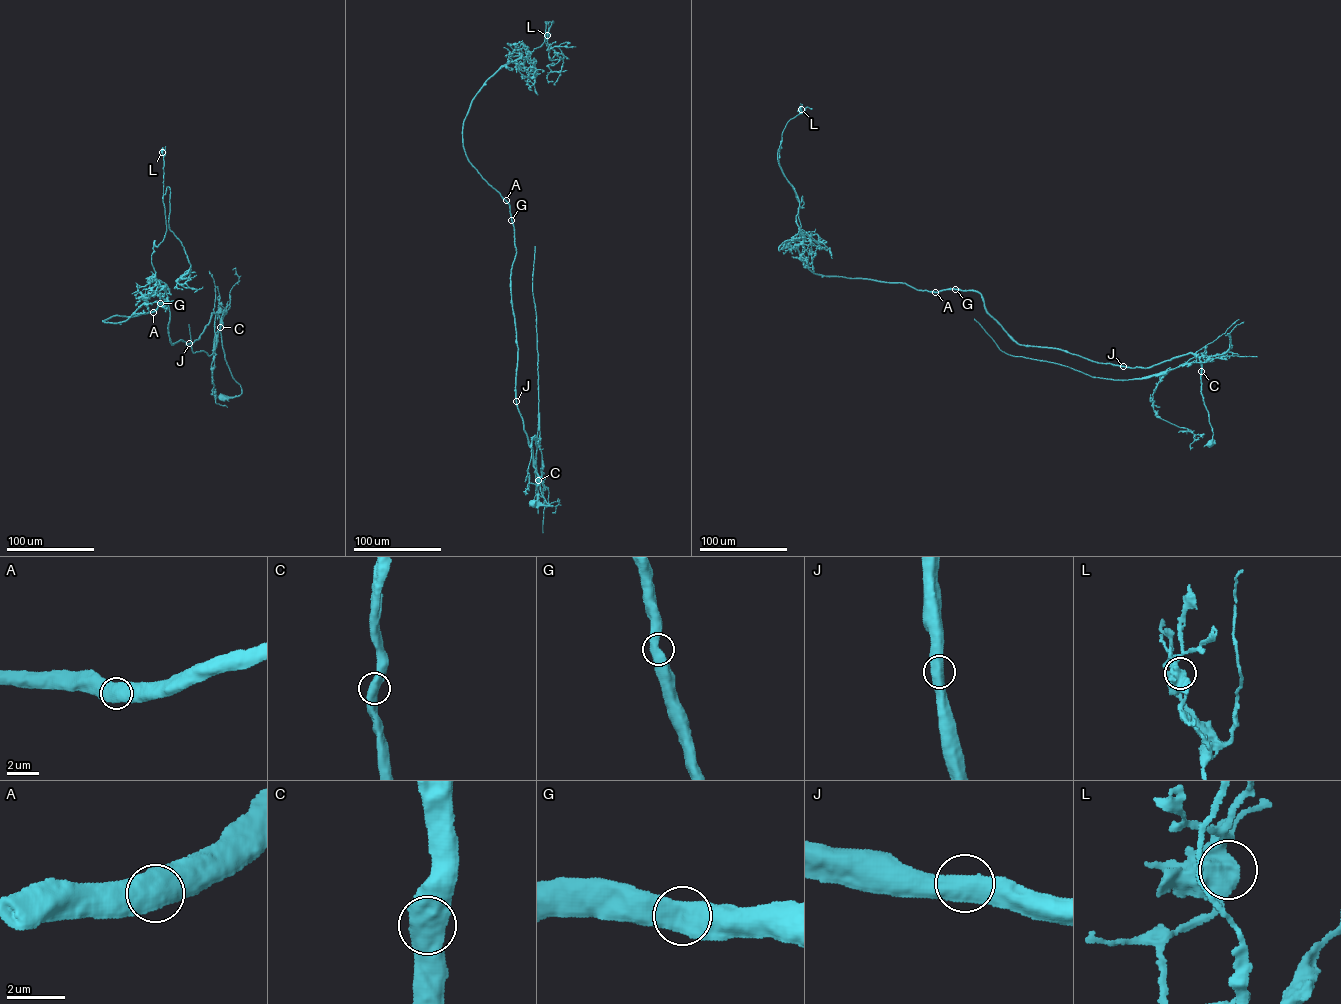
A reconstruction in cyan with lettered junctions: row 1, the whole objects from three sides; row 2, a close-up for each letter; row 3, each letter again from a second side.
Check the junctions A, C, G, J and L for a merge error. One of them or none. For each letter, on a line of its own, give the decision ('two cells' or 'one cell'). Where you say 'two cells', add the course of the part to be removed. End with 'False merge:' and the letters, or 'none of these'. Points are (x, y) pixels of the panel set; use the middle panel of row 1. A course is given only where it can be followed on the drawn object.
A: one cell
C: one cell
G: one cell
J: one cell
L: one cell
False merge: none of these

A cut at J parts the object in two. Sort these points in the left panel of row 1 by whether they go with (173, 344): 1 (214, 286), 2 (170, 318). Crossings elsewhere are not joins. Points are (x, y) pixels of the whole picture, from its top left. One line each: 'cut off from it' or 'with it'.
1: cut off from it
2: with it

